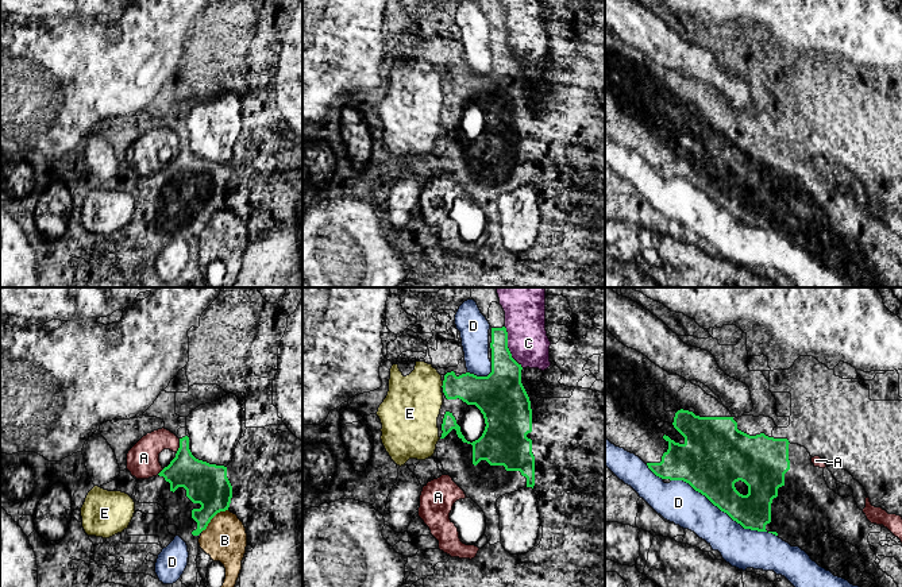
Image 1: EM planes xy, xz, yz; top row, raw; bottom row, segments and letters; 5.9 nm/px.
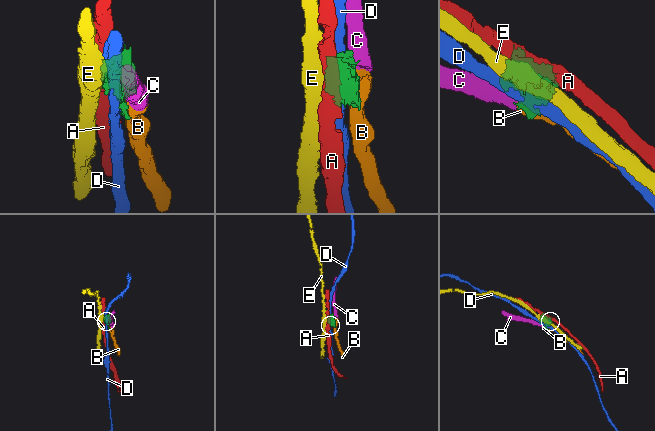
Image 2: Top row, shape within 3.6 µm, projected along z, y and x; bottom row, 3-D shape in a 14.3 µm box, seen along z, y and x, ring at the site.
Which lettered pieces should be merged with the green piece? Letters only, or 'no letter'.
no letter

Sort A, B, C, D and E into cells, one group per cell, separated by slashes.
A / B C / D / E

